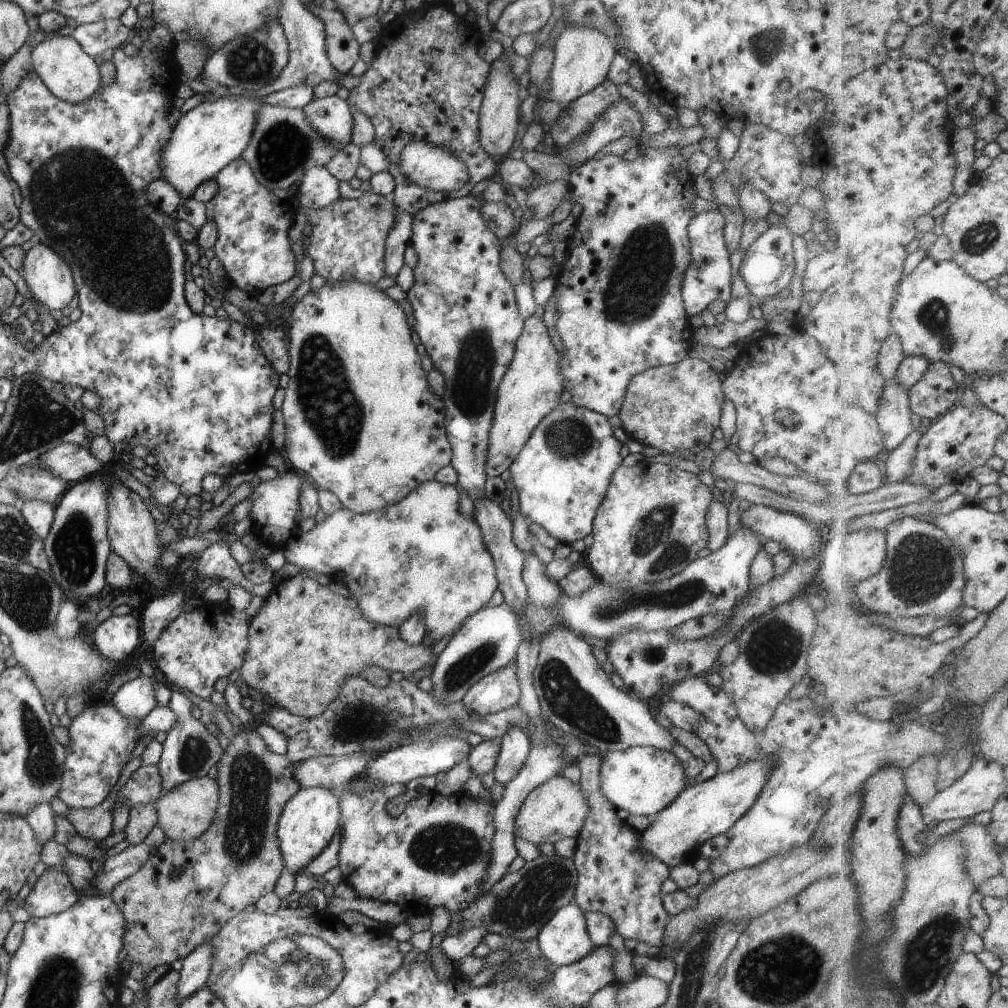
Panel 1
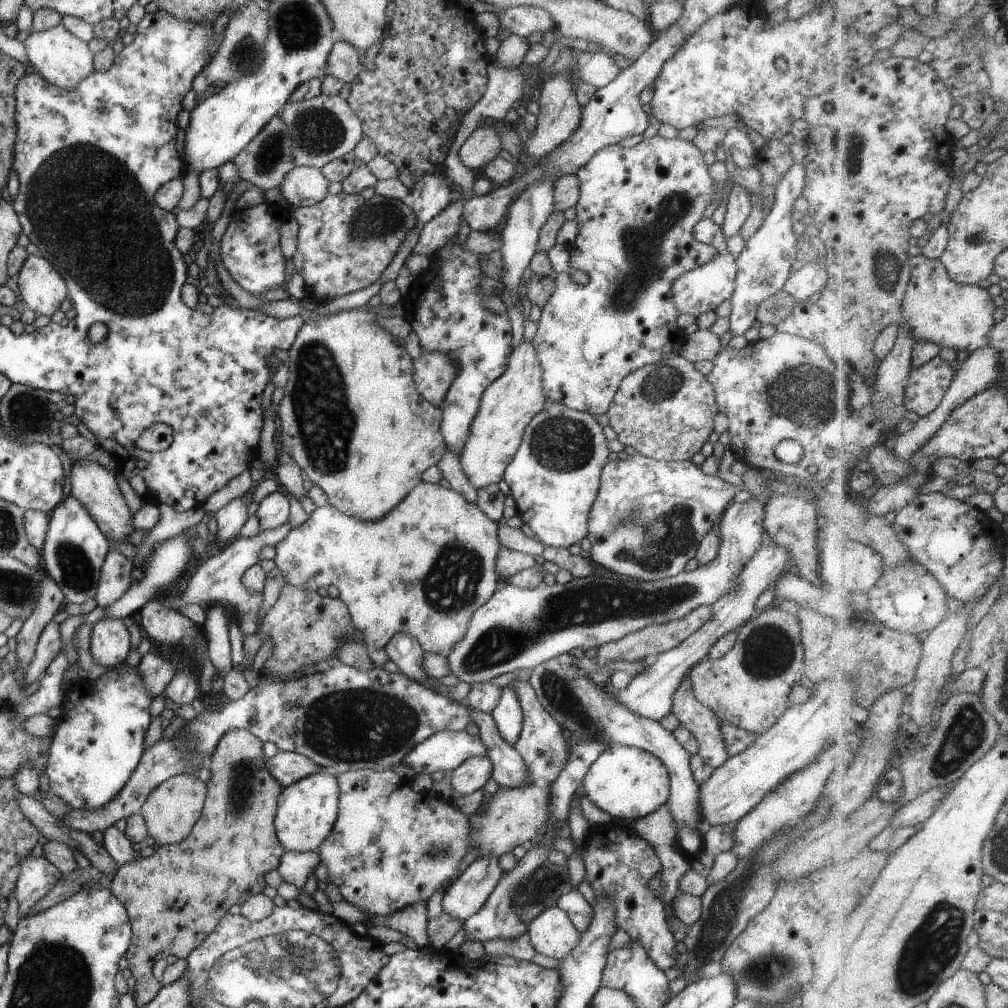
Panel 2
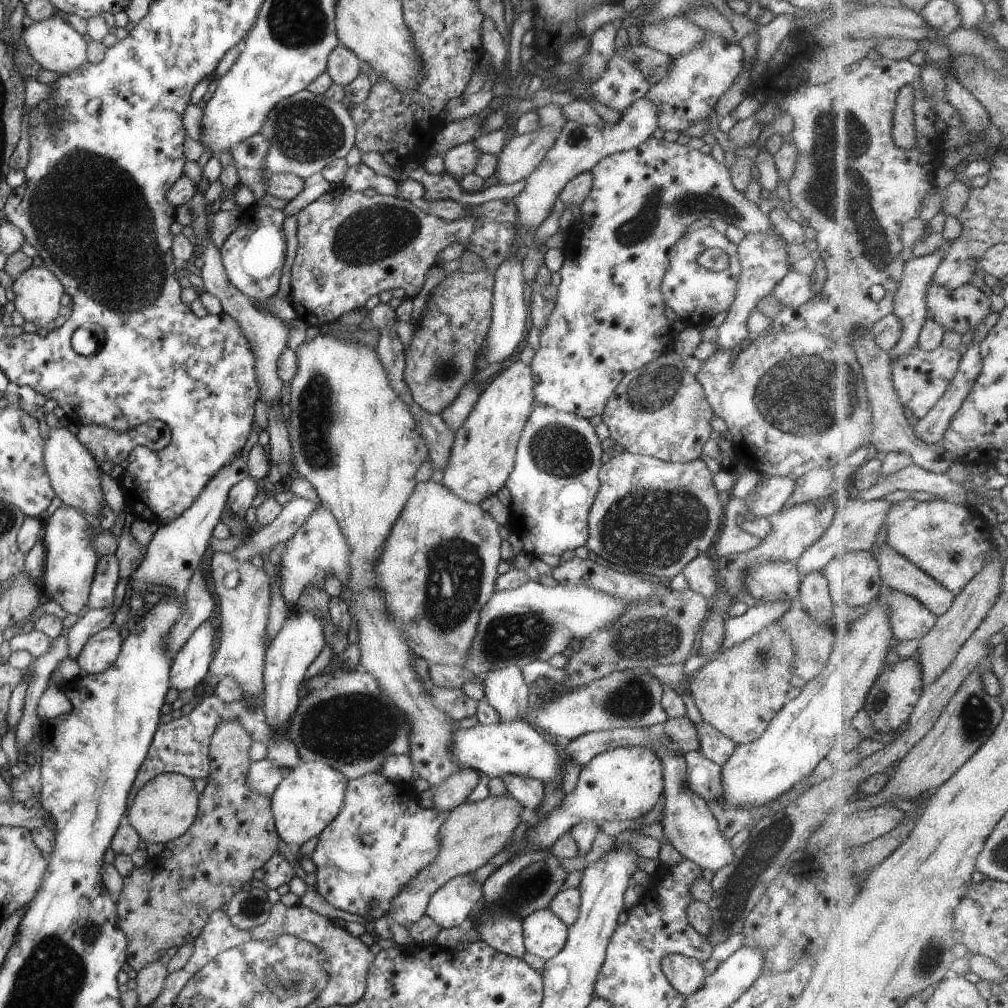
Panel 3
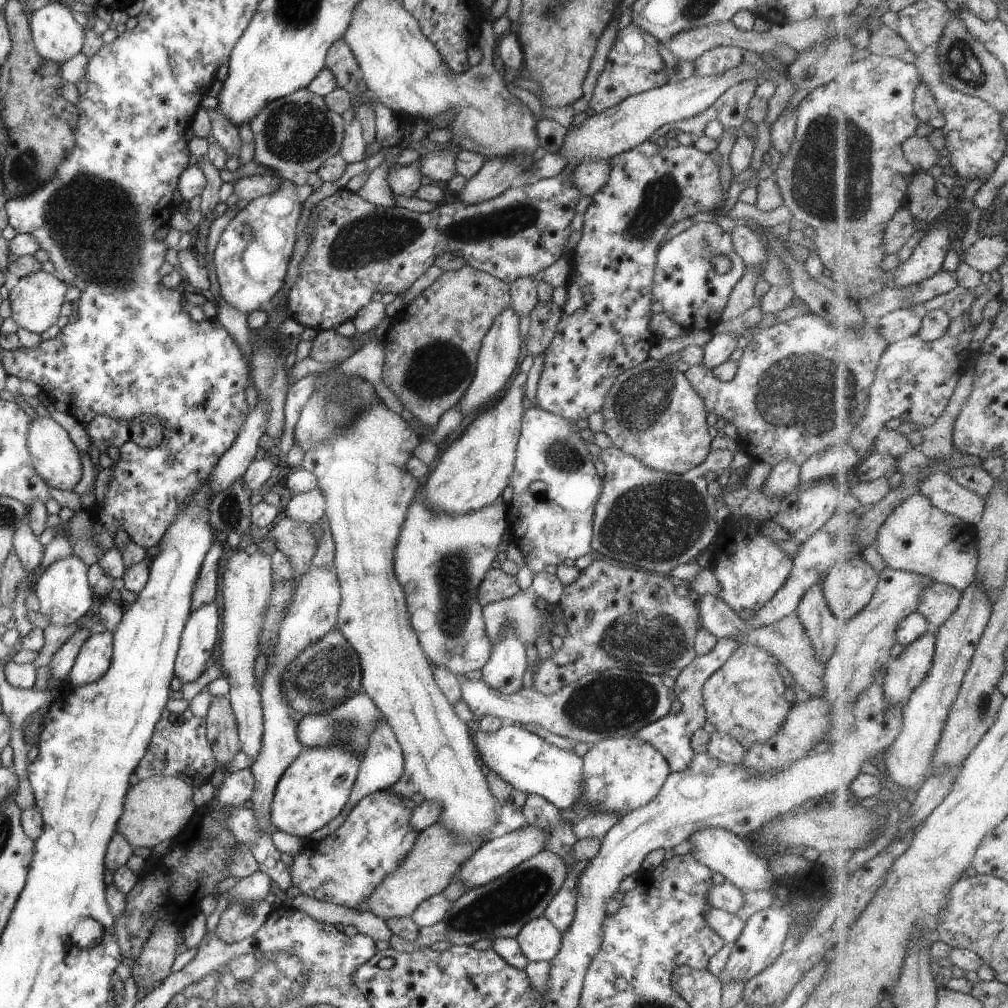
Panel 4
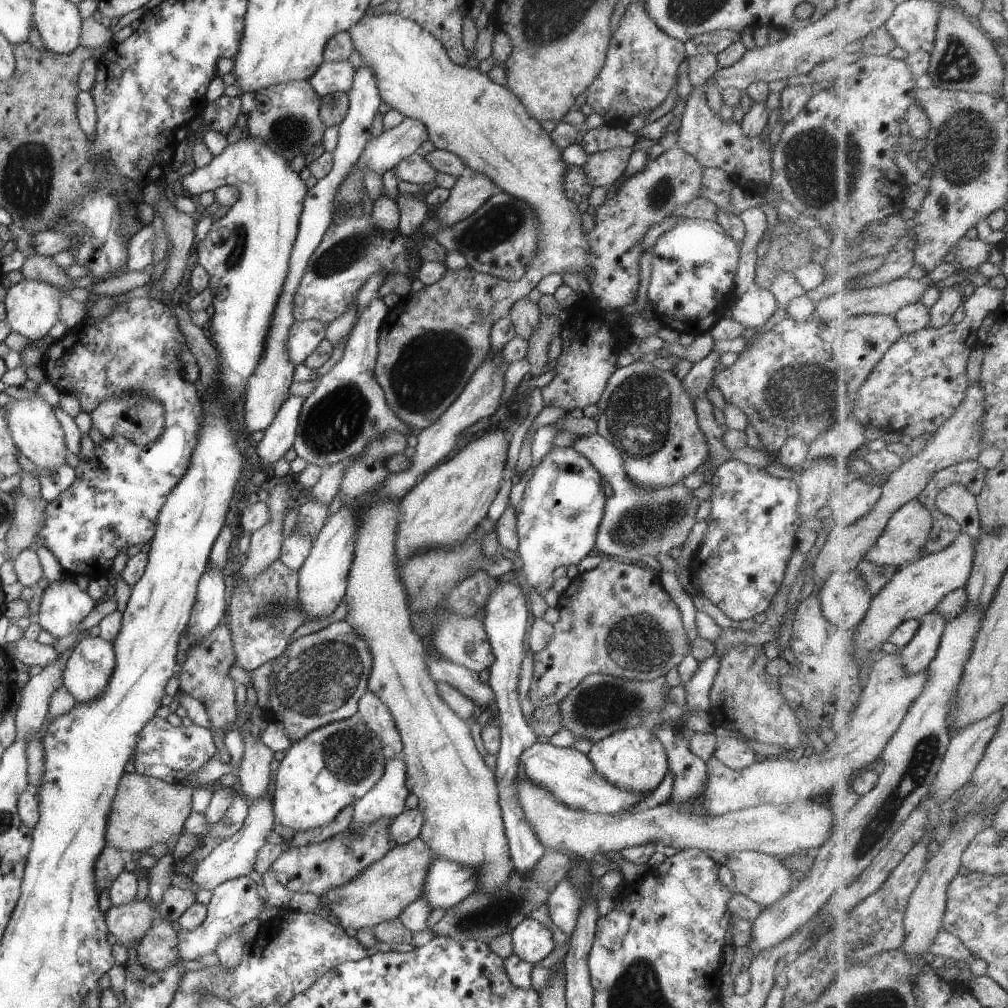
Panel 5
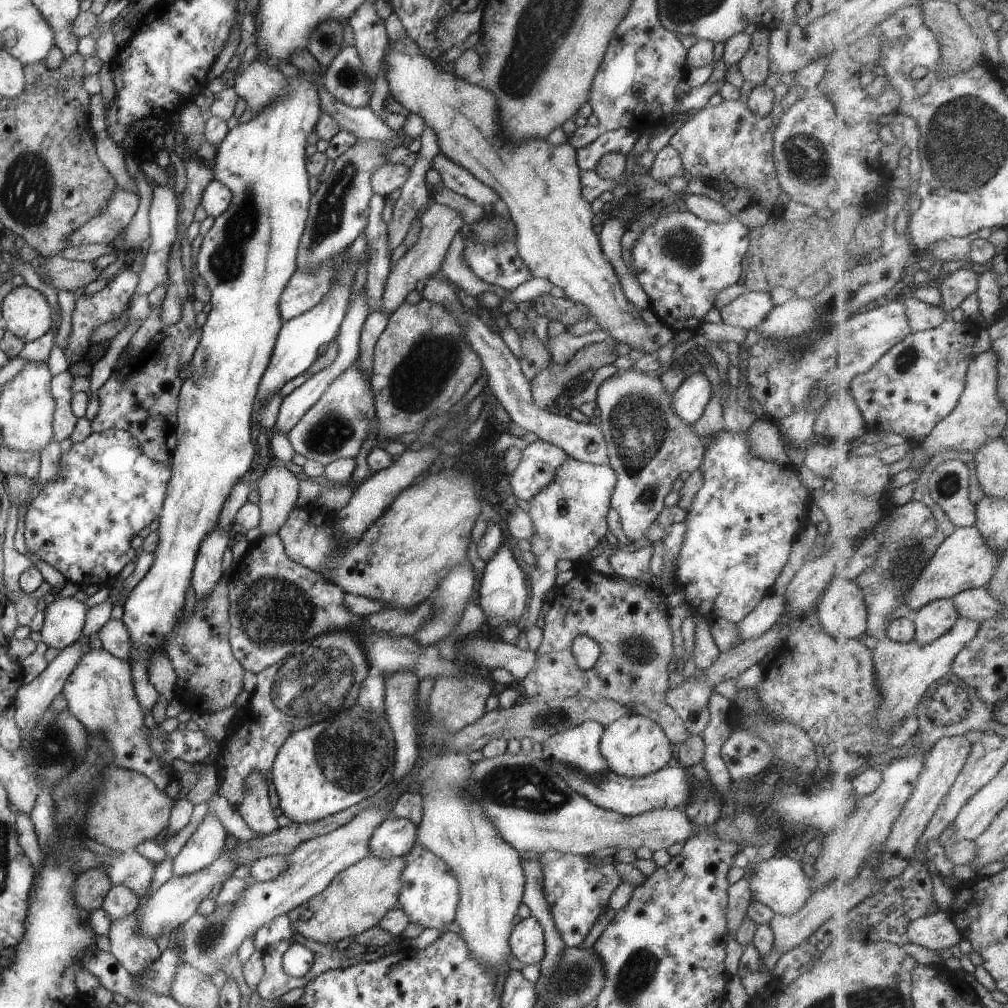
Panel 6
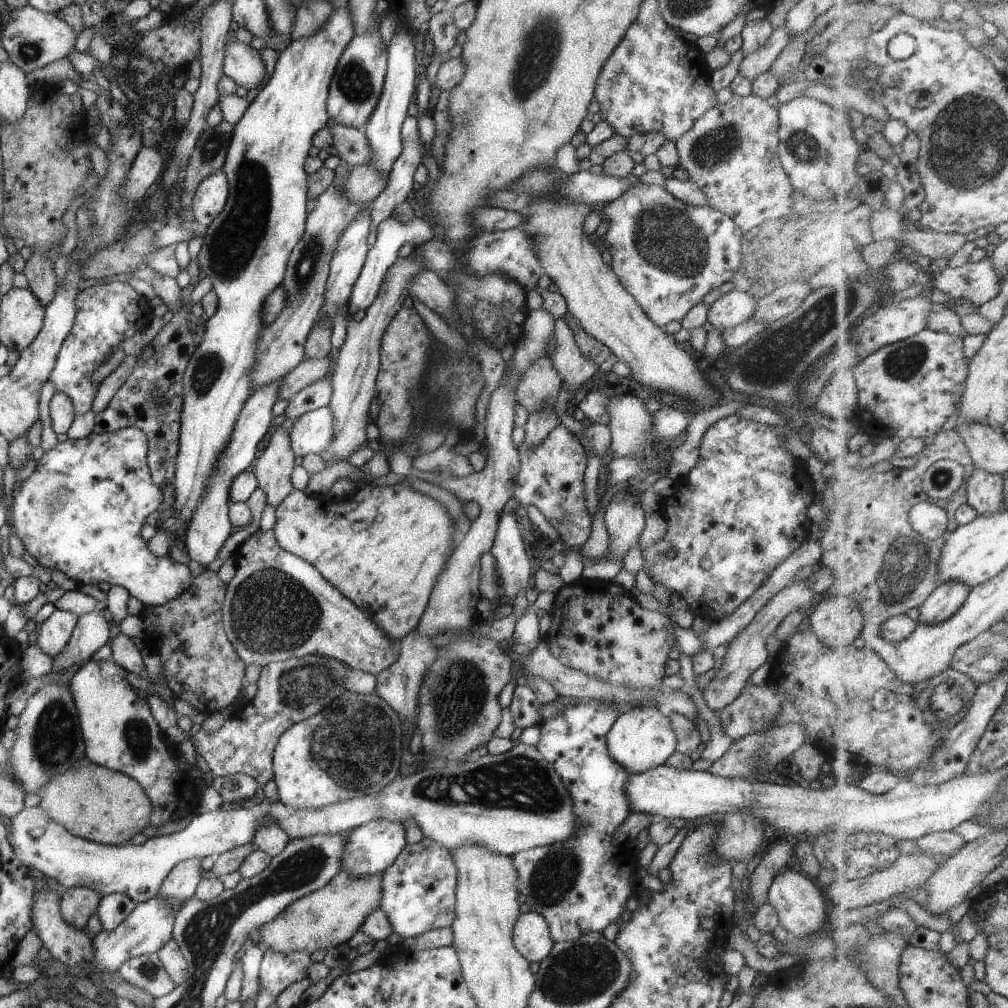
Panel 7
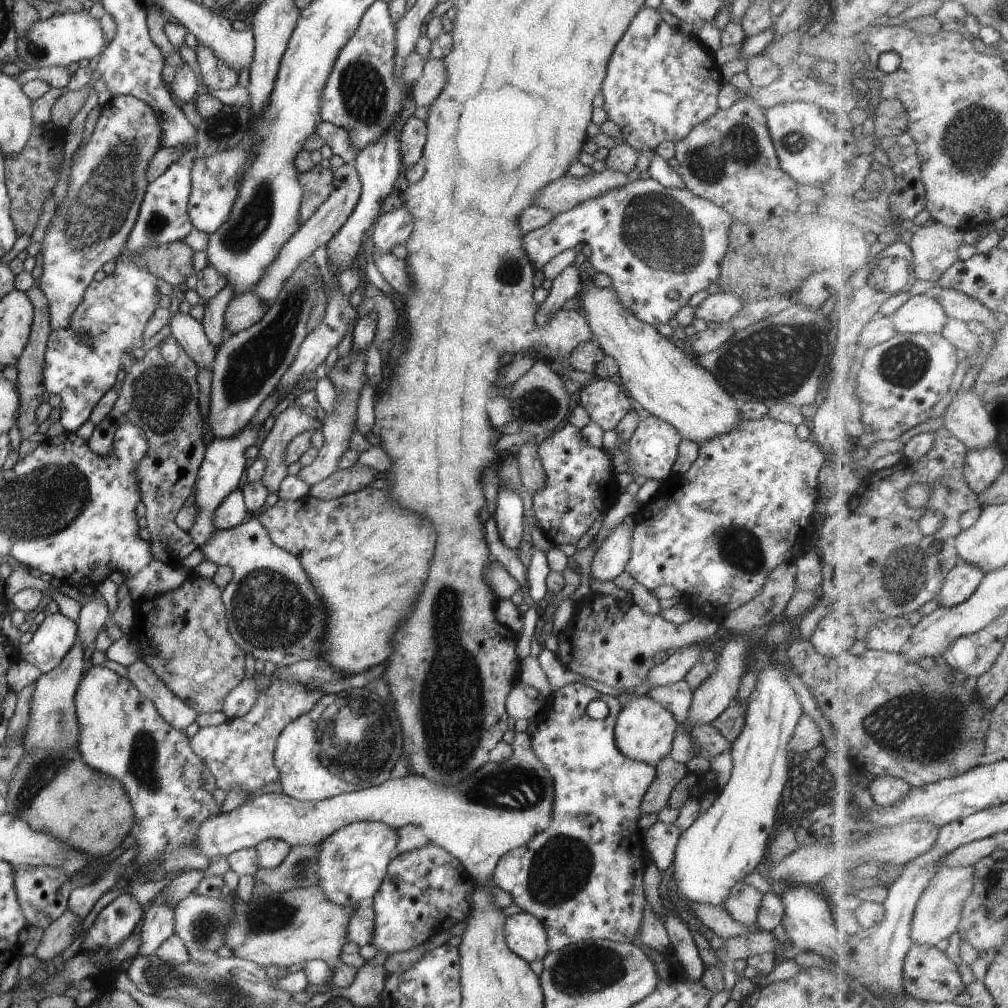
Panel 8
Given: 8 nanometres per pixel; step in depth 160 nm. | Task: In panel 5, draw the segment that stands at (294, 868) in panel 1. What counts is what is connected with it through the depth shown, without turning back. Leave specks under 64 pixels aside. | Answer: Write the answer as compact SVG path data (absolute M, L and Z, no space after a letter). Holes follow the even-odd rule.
M347 717L308 732L302 739L289 745L274 764L277 770L275 790L270 800L274 822L279 822L291 834L319 828L331 822L341 808L355 804L378 781L385 763L381 741L362 722L353 722Z

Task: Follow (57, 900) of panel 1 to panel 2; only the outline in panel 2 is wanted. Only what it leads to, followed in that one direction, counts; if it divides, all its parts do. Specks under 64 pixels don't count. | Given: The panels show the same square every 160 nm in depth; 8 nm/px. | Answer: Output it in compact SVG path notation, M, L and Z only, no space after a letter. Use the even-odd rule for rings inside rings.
M31 853L26 854L24 857L20 855L19 868L18 879L16 880L15 888L12 892L15 894L17 900L17 916L21 917L30 910L34 903L41 900L41 898L51 890L51 887L61 878L61 874L59 874L57 868L55 868L55 866L43 855L35 858Z

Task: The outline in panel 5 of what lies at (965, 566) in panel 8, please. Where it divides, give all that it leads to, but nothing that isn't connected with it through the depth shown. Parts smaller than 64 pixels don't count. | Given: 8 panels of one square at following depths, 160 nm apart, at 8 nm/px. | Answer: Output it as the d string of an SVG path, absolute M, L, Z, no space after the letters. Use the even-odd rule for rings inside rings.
M937 612L929 613L922 619L922 628L913 641L903 648L898 659L906 667L908 675L927 671L937 656L949 619Z

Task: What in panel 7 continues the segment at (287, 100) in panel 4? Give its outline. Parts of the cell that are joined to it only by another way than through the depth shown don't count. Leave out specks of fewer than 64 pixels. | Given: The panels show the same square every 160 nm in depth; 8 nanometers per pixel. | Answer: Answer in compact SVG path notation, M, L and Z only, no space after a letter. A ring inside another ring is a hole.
M238 41L226 44L222 74L245 90L251 90L265 82L265 67L259 52Z

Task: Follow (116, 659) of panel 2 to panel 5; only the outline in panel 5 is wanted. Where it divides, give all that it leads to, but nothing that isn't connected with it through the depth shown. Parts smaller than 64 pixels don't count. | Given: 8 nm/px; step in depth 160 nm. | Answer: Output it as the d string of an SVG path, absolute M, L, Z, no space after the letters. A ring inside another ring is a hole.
M101 637L79 639L72 648L62 672L62 685L75 702L97 698L106 687L114 667L111 642Z

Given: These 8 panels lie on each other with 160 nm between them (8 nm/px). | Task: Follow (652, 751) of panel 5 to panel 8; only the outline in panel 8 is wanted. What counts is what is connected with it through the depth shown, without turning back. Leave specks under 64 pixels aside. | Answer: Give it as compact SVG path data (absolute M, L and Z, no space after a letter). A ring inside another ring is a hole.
M639 695L628 701L617 713L613 727L614 743L619 752L628 759L653 765L669 754L677 724L673 715L665 710L663 705L656 703L647 695Z

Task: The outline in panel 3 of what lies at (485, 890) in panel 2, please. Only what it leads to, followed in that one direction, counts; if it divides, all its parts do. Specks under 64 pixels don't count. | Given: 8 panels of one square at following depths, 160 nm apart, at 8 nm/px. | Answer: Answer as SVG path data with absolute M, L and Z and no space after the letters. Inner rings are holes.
M463 873L450 878L431 895L424 914L434 920L440 928L462 926L464 920L470 916L470 910L474 907L474 904L479 902L481 898L482 884L475 882L473 873Z

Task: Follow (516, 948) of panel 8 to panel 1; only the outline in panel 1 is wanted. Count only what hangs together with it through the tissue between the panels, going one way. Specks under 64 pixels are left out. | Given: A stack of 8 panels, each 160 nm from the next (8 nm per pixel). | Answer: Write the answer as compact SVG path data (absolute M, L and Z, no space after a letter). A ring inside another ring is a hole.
M573 898L548 918L535 940L540 953L553 968L577 962L593 947L587 934L584 912Z

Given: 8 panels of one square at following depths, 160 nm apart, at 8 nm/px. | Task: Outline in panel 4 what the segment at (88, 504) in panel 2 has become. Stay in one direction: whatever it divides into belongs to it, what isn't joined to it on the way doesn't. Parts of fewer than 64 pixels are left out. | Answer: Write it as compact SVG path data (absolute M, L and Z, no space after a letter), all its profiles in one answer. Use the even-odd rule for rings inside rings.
M38 417L31 421L26 434L27 450L34 472L45 481L45 484L57 490L69 490L79 482L82 475L80 452L73 445L67 432L51 417Z

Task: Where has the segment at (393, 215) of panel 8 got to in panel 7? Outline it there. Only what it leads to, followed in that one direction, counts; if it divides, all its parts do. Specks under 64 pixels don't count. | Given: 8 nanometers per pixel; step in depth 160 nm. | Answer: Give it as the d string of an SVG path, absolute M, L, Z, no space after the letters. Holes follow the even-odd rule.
M390 216L381 220L373 232L373 240L369 245L369 250L367 251L365 262L361 267L359 276L353 283L346 304L347 311L345 320L347 321L347 318L352 319L353 314L355 314L357 310L365 310L371 302L373 302L385 271L393 264L393 261L397 259L397 250L401 248L402 244L409 242L413 246L417 246L423 242L427 242L431 238L433 238L433 233L430 224L423 220L423 218L415 217L407 224L400 223Z

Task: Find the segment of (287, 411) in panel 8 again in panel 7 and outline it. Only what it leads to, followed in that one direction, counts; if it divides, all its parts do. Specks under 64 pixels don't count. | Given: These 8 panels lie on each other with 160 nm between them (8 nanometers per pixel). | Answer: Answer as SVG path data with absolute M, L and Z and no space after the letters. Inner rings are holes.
M278 425L266 437L265 448L257 457L253 474L258 487L264 492L266 504L276 506L293 490L290 474L295 455L290 447L290 438Z

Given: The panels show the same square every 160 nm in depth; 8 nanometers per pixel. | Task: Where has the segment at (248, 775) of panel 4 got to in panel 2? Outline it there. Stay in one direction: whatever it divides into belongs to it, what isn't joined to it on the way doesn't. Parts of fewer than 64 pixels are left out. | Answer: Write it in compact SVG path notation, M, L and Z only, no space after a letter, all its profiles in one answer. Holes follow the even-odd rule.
M277 751L277 754L265 759L265 768L282 788L318 771L331 772L327 767L312 763L306 756L289 751Z

